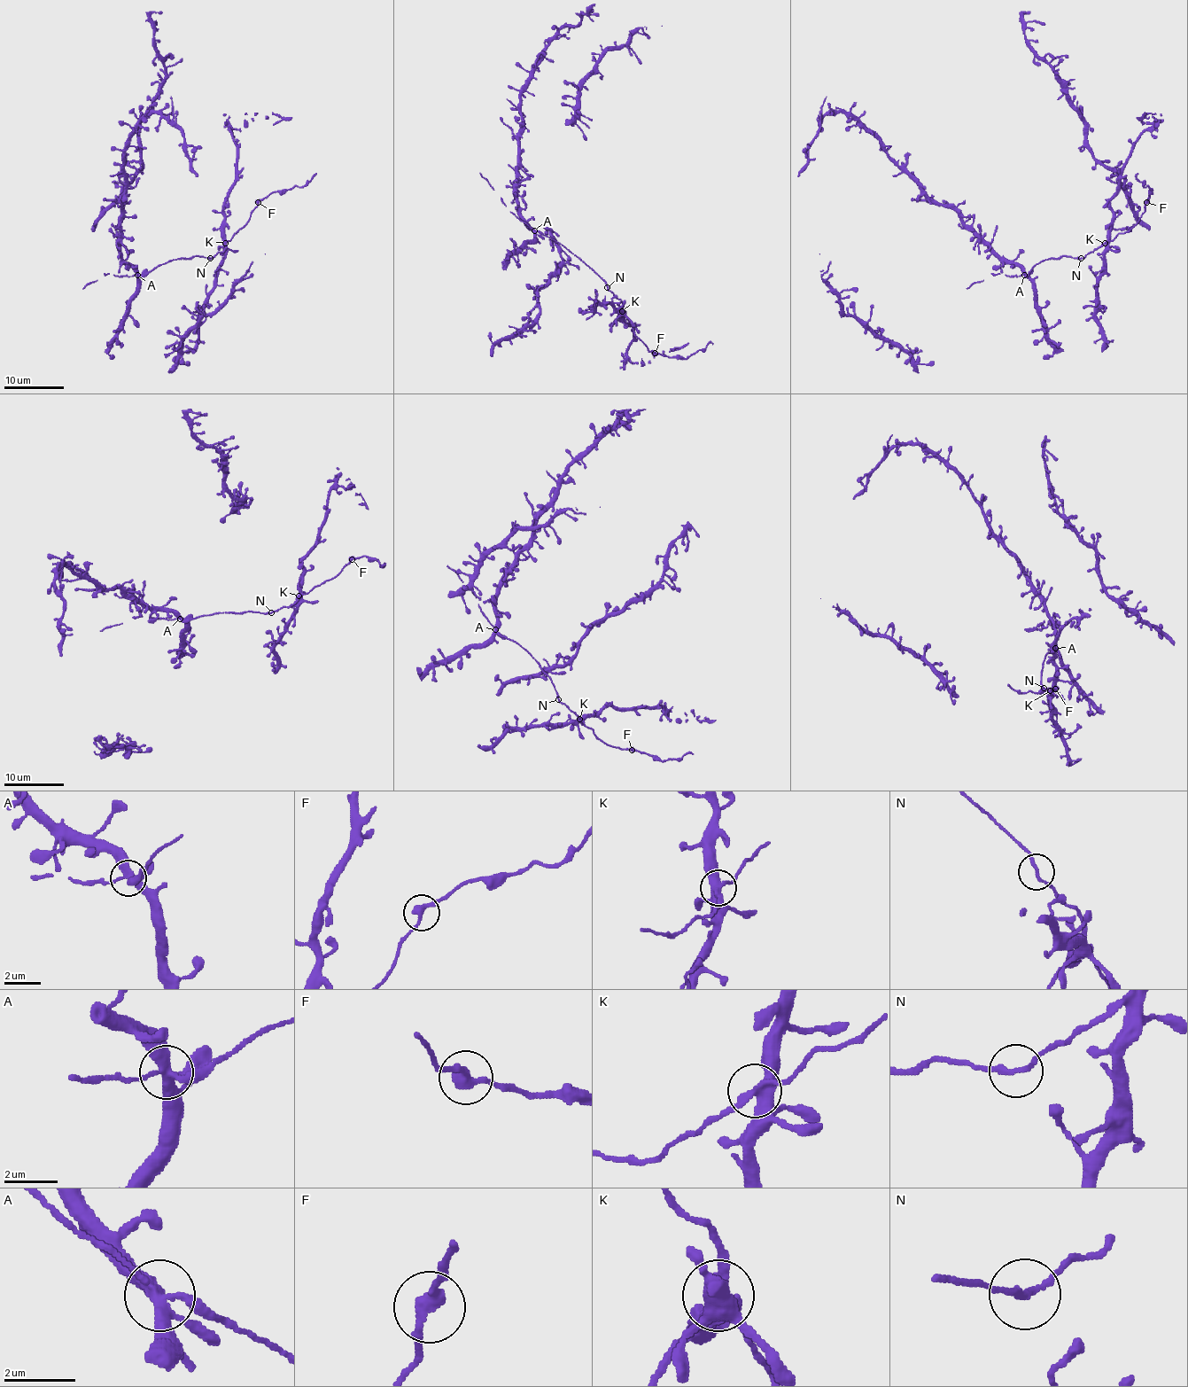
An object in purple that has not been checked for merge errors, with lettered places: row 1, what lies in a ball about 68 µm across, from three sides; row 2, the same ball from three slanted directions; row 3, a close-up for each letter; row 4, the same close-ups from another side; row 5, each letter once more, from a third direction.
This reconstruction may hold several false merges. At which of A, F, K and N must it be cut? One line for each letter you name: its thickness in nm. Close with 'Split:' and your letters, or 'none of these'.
A: 360 nm thick
K: 420 nm thick
Split: A, K

